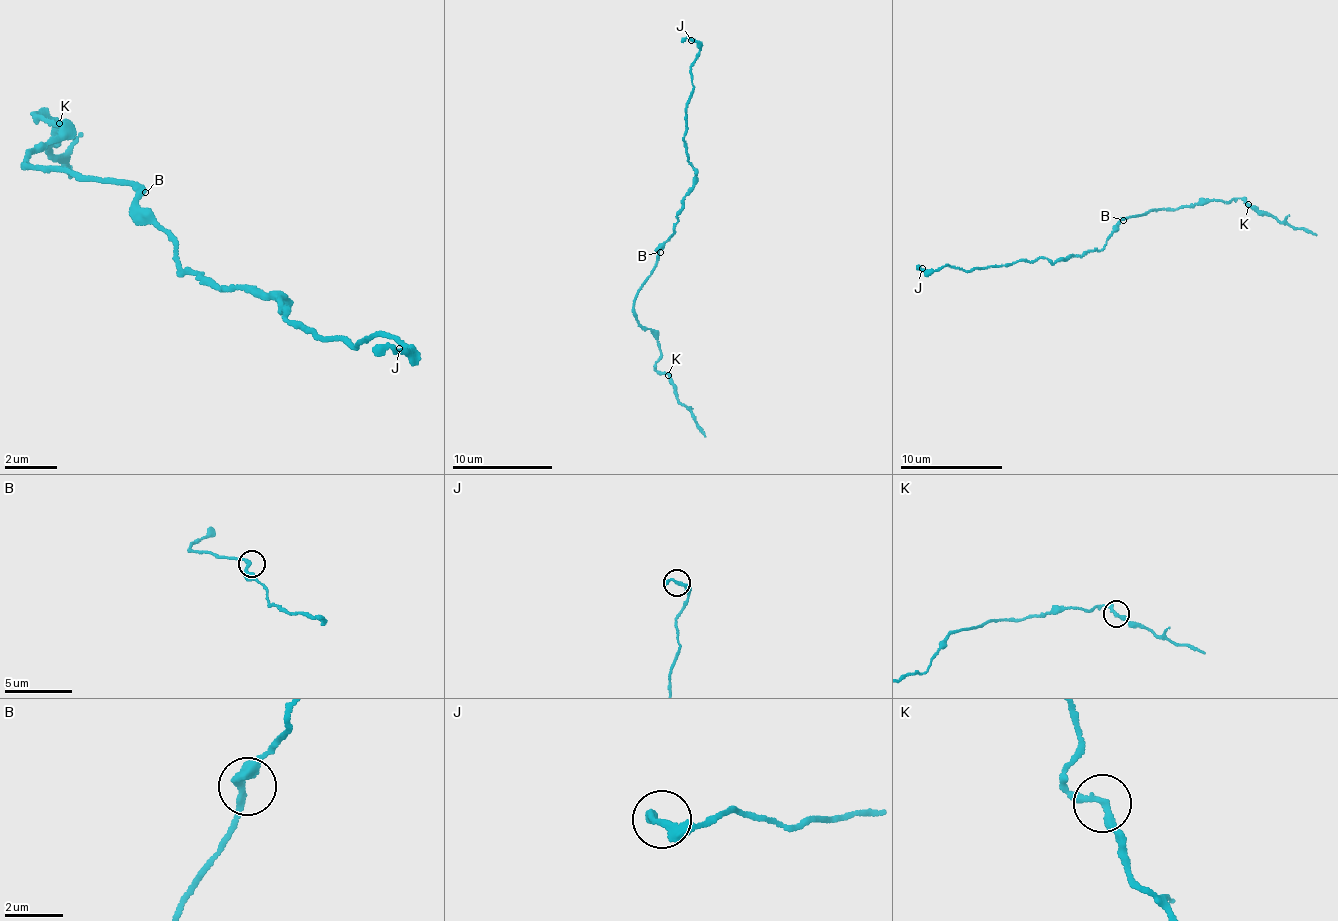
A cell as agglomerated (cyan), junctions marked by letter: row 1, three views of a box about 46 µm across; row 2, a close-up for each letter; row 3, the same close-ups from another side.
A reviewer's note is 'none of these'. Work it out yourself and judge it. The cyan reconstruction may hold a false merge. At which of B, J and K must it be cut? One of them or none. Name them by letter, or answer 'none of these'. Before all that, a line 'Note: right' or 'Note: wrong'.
Note: right
none of these

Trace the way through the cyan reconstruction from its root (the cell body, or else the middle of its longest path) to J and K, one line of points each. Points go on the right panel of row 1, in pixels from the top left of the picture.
J: (1112, 230), (1101, 249), (1083, 251), (1056, 262), (1044, 257), (970, 271), (947, 265), (922, 268)
K: (1112, 230), (1129, 216), (1155, 210), (1183, 209), (1207, 200), (1225, 202), (1242, 199), (1247, 205)

